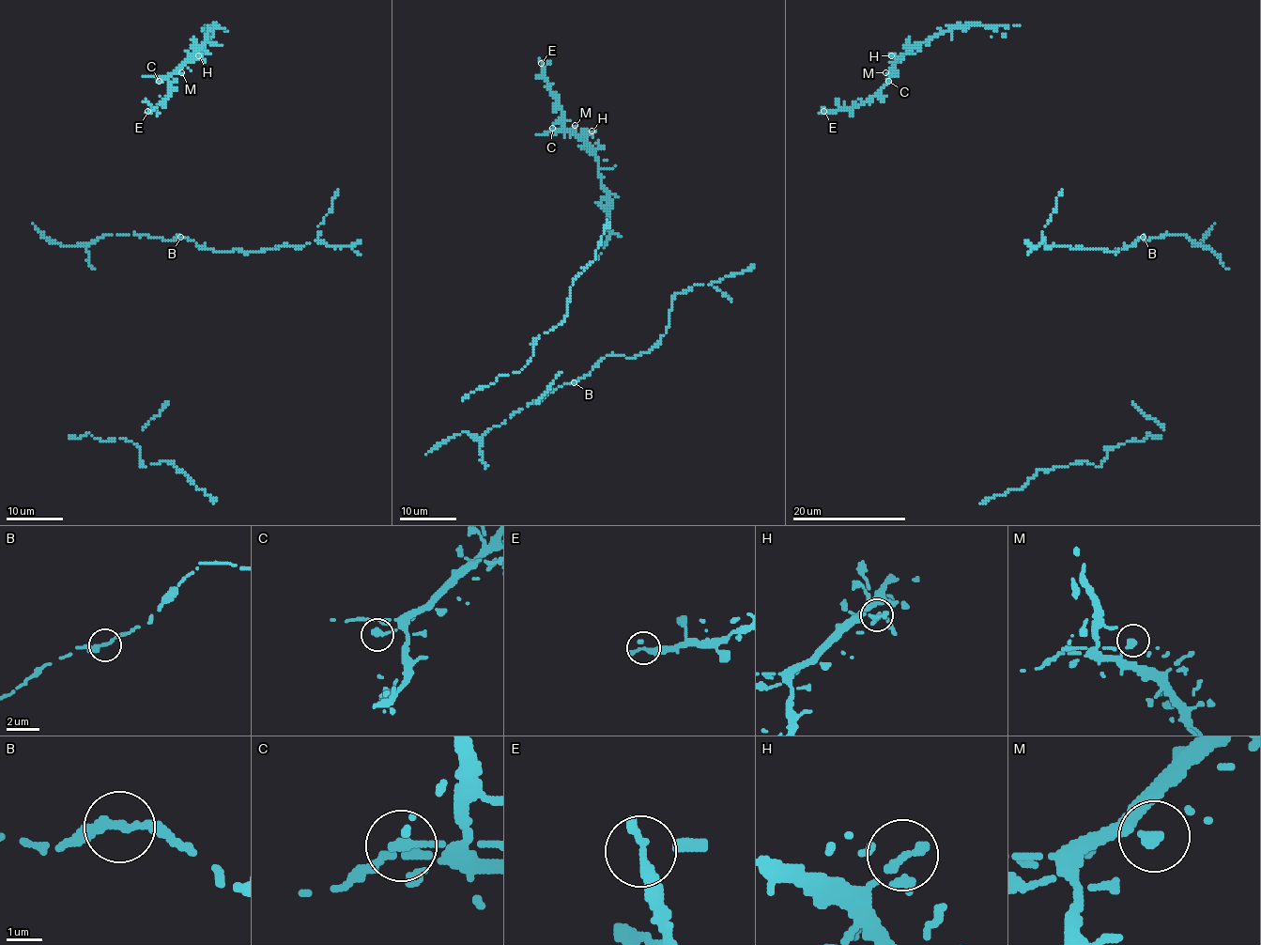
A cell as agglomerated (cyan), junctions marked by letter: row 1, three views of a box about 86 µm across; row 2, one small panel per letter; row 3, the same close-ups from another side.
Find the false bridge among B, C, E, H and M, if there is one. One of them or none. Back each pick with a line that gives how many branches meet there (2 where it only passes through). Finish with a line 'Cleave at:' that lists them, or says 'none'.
B: branches 2
Cleave at: B

